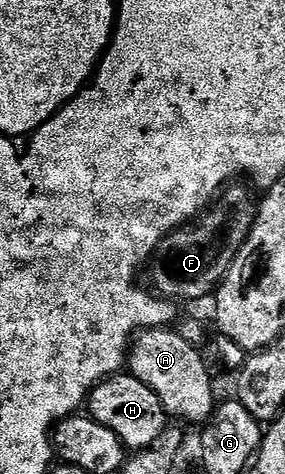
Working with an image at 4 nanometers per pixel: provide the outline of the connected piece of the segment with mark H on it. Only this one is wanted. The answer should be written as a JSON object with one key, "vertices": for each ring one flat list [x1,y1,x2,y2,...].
{"vertices":[[118,372,97,384,88,396,87,414,103,424,103,428,111,428,122,446,133,452,154,446,167,429,167,415,159,396,128,372]]}

